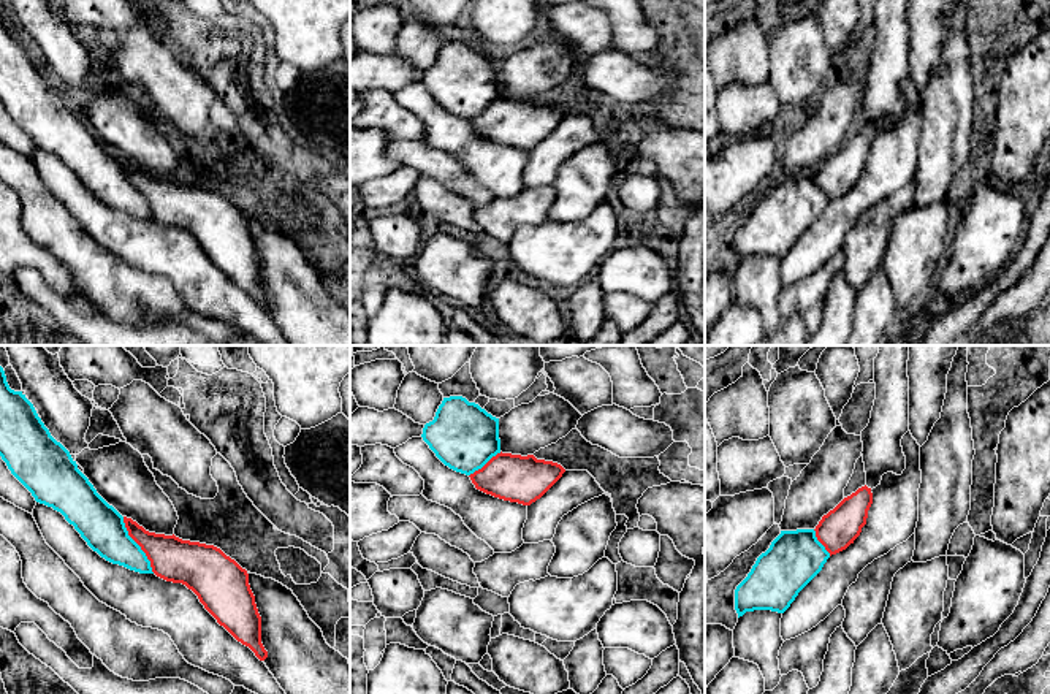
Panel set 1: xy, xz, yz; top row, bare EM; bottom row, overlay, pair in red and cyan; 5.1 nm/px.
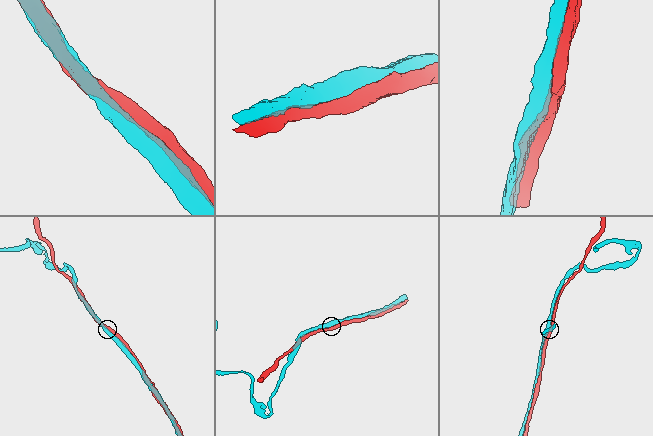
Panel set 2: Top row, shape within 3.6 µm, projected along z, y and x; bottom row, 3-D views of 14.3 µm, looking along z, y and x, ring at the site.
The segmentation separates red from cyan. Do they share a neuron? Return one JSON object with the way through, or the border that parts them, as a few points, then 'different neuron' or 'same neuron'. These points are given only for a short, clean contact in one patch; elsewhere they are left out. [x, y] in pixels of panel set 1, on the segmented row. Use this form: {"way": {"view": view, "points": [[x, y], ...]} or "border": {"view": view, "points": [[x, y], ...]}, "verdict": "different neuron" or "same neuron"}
{"verdict": "different neuron"}

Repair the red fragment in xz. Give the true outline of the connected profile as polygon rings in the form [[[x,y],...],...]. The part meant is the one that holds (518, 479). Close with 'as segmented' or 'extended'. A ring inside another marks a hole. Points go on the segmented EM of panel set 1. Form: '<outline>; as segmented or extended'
[[[497,453],[481,469],[470,474],[477,490],[494,498],[531,505],[540,499],[565,472],[553,461]]]; as segmented

